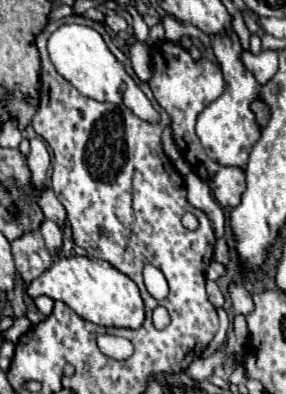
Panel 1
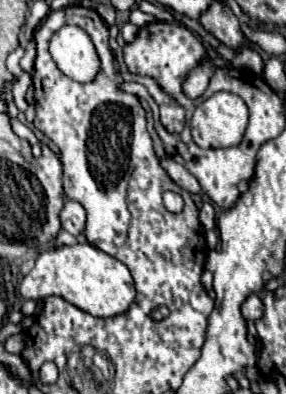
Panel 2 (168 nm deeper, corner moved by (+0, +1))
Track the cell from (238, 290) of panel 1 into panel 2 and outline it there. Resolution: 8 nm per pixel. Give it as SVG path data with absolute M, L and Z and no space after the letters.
M257 294L249 296L245 300L245 304L241 306L241 312L243 312L245 320L259 320L263 316L263 302L261 302L261 298Z

